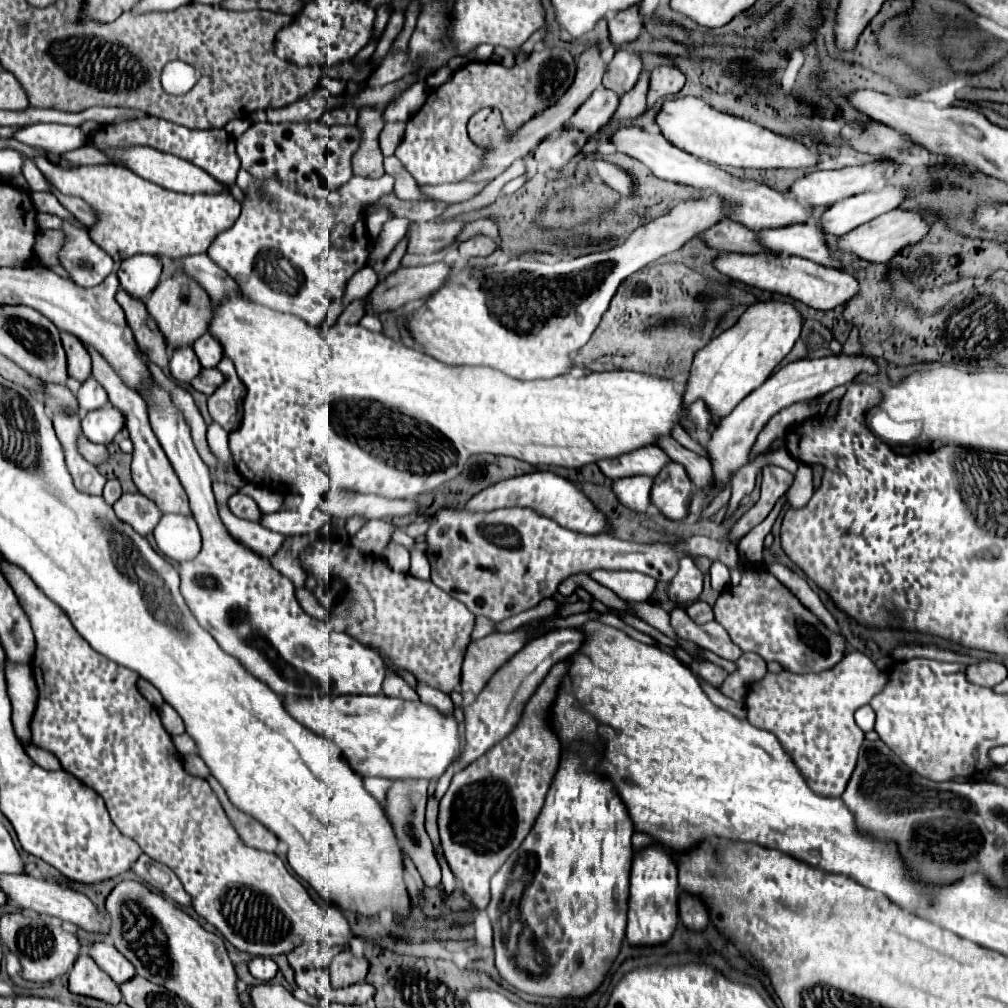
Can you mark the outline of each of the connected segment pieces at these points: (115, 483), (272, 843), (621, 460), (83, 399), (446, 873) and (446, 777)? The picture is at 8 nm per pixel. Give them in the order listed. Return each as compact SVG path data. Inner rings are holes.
M107 480L105 488L103 488L103 498L107 500L107 504L113 504L121 494L123 494L121 482L119 480Z
M207 772L205 778L209 780L211 788L213 788L215 794L219 796L219 802L221 802L223 810L227 812L227 816L231 816L231 822L233 822L237 834L243 838L243 842L245 842L247 846L257 848L257 850L275 852L275 848L277 848L277 844L279 844L279 838L277 838L269 828L265 828L259 820L255 820L253 816L249 816L249 814L241 812L239 808L235 808L235 806L231 804L231 800L227 798L223 786L217 782L215 776L211 776L211 774Z
M643 446L635 452L623 454L619 458L601 460L597 466L601 472L613 480L627 476L651 476L655 478L663 466L667 466L671 458L659 446Z
M93 378L85 380L77 394L79 394L79 406L83 412L91 412L107 406L107 392Z
M441 847L437 848L437 850L435 850L435 857L441 868L441 873L442 873L441 882L443 883L443 885L445 887L445 891L447 894L452 894L455 889L454 874L452 873L445 857L444 857L443 850Z
M452 762L449 766L449 768L446 770L445 774L441 776L441 778L438 781L437 788L435 790L435 797L438 801L441 800L445 792L447 791L450 782L452 780L452 777L454 775L454 763Z

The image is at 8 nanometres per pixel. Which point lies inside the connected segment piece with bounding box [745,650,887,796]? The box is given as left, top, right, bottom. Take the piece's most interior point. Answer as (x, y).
(812, 714)

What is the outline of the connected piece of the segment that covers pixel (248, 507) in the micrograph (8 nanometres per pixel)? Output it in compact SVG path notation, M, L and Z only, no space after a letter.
M233 494L229 498L229 508L235 516L239 516L243 520L253 520L253 522L257 522L259 514L261 514L255 500L251 496L245 496L245 494Z

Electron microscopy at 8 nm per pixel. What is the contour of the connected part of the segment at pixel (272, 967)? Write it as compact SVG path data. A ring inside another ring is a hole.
M253 958L249 962L249 972L261 980L261 982L269 982L275 974L277 974L277 964L271 958Z

